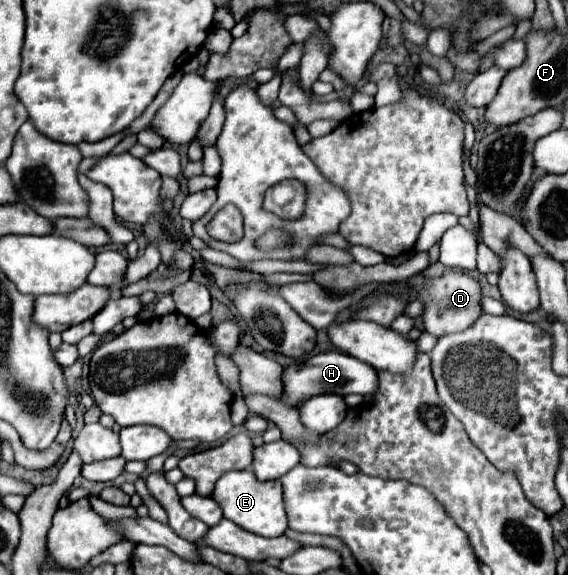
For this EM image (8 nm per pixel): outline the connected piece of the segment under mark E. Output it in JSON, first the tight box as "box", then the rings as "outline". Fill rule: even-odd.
{"box":[211,470,287,538],"outline":[[[243,470],[243,472],[227,472],[223,478],[219,478],[211,498],[221,506],[223,516],[237,526],[265,536],[265,538],[275,538],[283,536],[287,530],[287,516],[283,510],[283,488],[279,486],[279,480],[269,480],[269,482],[259,482],[253,472]]]}

